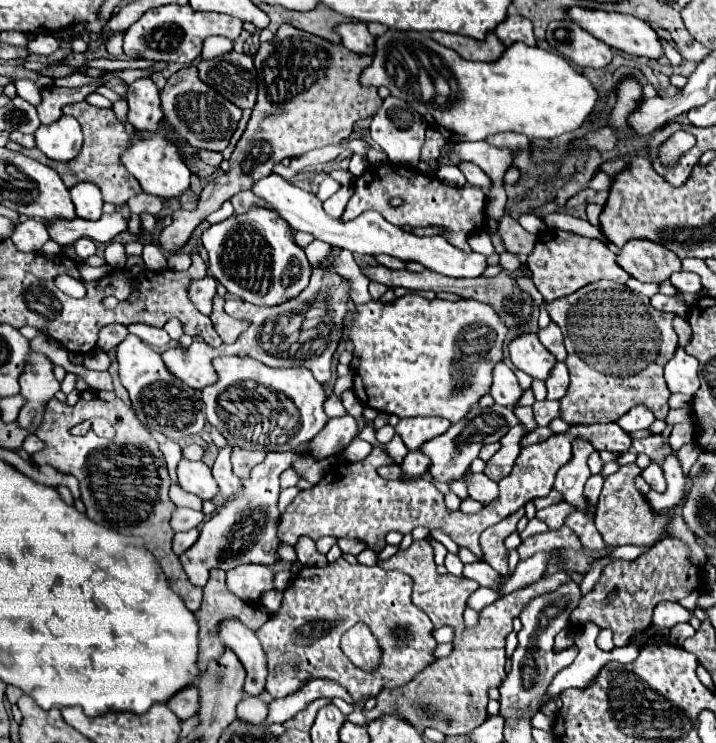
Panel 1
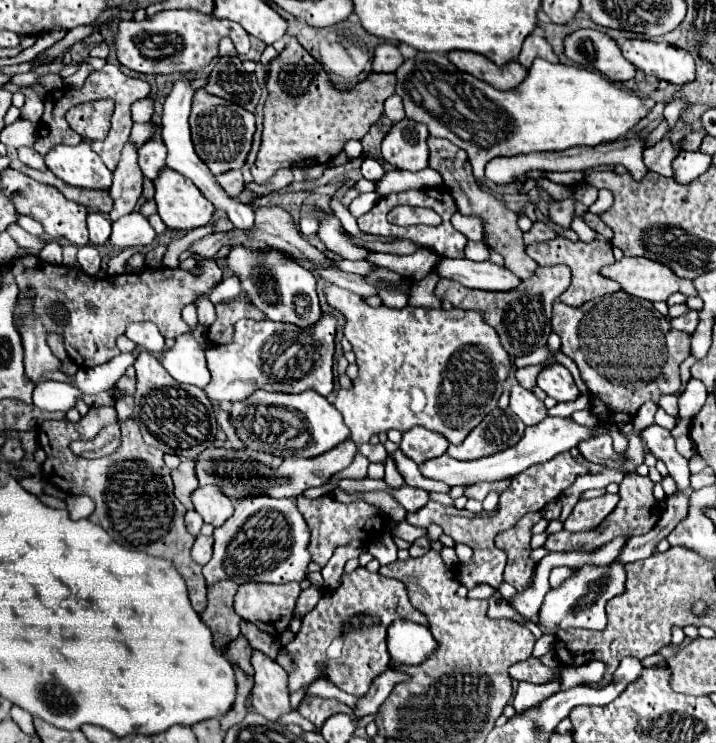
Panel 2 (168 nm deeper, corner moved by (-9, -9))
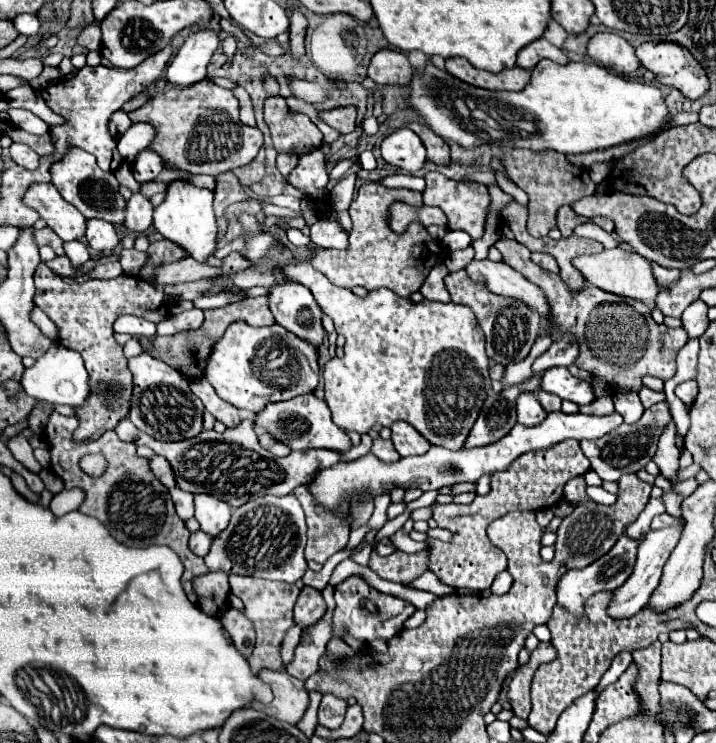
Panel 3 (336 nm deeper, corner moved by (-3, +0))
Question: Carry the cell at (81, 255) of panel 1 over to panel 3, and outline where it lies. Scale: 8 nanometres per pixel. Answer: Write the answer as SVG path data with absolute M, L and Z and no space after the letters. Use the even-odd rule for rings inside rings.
M82 241L64 243L64 251L66 251L66 257L70 259L70 263L74 267L82 267L90 259L90 251L88 251L88 247Z

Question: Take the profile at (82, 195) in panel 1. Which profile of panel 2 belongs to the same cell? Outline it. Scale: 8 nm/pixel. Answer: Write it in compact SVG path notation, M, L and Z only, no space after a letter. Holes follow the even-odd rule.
M100 212L88 214L88 230L90 230L90 242L94 246L106 244L110 238L110 220Z

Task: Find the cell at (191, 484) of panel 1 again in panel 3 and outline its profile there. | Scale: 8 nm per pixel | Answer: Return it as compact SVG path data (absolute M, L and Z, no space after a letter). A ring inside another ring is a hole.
M194 495L194 503L196 519L204 533L216 537L220 535L220 531L224 531L224 527L228 527L228 519L232 513L228 503L216 499L214 495Z

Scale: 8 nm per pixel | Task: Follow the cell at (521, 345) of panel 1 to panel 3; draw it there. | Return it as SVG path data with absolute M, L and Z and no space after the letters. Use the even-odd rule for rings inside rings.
M552 367L544 371L542 389L558 395L560 399L568 399L576 405L590 405L596 399L592 383L574 377L566 367Z

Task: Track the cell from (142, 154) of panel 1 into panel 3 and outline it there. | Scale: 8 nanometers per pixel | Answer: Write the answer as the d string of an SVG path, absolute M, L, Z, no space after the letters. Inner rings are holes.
M172 181L166 191L166 201L154 211L154 227L164 239L180 245L188 257L204 263L216 251L218 225L212 201L214 193L210 189L200 189L188 181Z

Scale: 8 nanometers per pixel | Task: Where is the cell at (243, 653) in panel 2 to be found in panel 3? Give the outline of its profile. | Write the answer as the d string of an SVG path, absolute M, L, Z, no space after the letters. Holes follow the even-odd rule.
M228 607L228 611L222 615L222 625L232 635L232 641L238 647L238 651L244 655L250 655L256 639L252 621L242 611Z

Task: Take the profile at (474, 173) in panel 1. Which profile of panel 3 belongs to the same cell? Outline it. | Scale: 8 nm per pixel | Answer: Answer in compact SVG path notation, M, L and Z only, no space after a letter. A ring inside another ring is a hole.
M542 59L532 69L532 79L524 91L488 91L480 87L472 87L454 79L444 69L426 63L422 73L416 73L410 83L410 107L424 117L428 127L444 137L460 143L464 149L478 149L480 145L494 143L496 147L510 149L510 147L524 147L536 153L544 151L558 151L564 155L570 153L590 153L590 151L604 151L622 143L646 139L648 135L658 135L670 127L670 111L664 103L662 91L656 85L628 81L620 75L614 75L610 69L600 67L596 63L568 63L558 65L548 59Z

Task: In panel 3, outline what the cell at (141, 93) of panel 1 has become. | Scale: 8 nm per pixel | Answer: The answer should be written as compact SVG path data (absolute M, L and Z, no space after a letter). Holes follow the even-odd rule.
M144 149L136 157L136 161L132 165L132 173L134 173L134 179L142 185L142 183L148 183L148 181L154 181L158 177L158 173L162 171L162 167L164 165L162 165L160 155L152 153L150 149Z

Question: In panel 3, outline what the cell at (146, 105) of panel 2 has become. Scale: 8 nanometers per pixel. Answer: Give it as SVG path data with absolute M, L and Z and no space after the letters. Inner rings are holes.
M116 111L109 122L109 131L112 137L119 138L130 127L131 121L128 114L123 111Z

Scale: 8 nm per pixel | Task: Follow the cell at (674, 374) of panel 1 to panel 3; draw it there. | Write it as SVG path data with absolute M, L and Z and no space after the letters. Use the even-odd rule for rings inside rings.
M686 381L686 383L680 383L674 393L676 393L676 397L680 401L692 403L696 399L696 395L698 395L698 385L696 385L696 381Z

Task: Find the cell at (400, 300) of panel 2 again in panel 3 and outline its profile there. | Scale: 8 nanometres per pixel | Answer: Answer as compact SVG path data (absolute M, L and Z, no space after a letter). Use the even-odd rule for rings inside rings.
M378 181L364 183L358 189L356 199L350 205L350 217L354 223L354 229L348 239L348 249L312 249L310 263L314 269L324 273L334 285L338 287L364 287L368 291L386 287L394 291L400 297L410 297L416 293L432 267L444 263L448 251L444 245L436 239L432 239L422 223L410 223L408 231L394 233L390 229L390 205L396 201L404 201L406 205L422 207L422 193L410 191L410 189L388 189L380 185Z

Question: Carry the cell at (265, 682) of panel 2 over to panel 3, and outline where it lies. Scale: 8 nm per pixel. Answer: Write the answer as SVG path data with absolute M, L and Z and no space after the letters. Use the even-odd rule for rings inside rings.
M262 669L258 675L262 681L266 681L272 687L274 701L270 705L256 703L254 709L266 711L266 715L272 715L274 719L280 719L284 723L296 725L304 717L310 705L310 697L304 687L304 681L288 675L286 671L278 673L278 671Z

